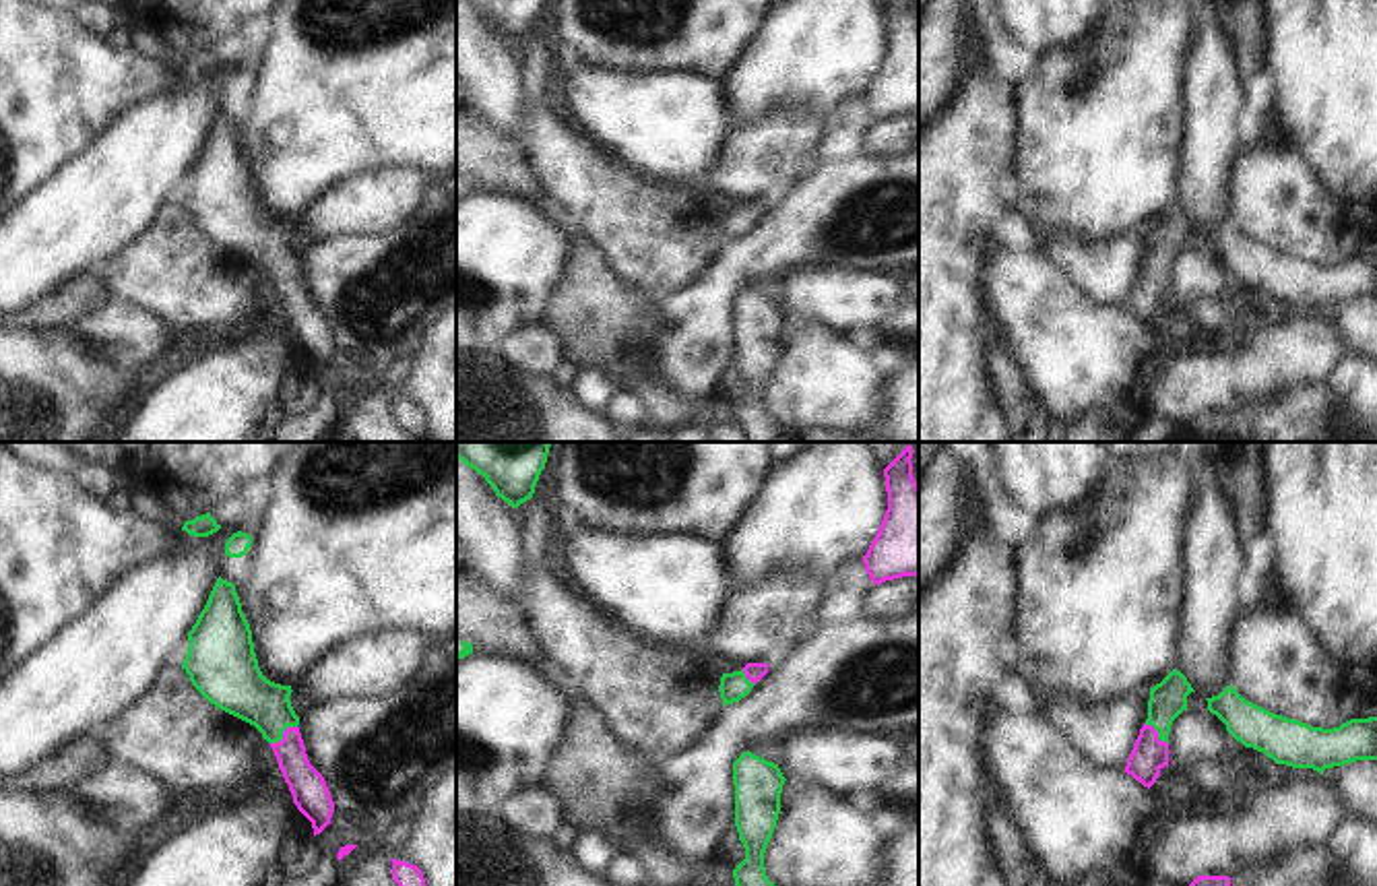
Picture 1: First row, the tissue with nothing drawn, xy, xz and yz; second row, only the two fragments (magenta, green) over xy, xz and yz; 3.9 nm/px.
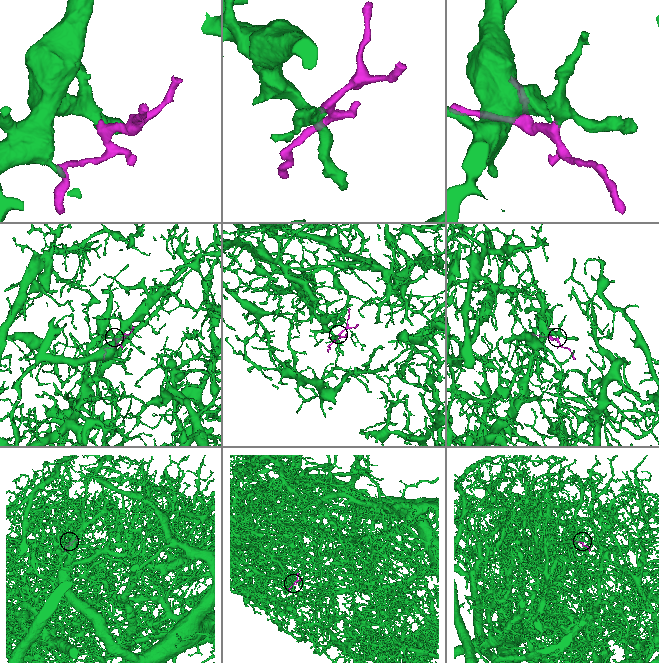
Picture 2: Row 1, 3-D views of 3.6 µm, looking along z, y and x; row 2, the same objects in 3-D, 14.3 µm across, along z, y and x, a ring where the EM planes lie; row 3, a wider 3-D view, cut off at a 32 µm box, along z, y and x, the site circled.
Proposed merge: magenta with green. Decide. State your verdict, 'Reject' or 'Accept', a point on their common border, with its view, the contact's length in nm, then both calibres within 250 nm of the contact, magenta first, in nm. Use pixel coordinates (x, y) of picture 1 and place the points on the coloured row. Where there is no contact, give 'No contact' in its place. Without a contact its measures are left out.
Accept. Touches magenta at xy (283, 734). Shared border 130 nm. Thickness 140 nm (magenta) against 200 nm

